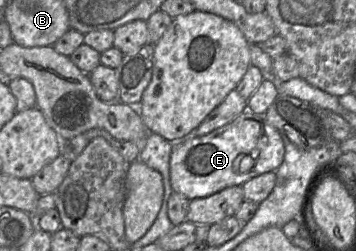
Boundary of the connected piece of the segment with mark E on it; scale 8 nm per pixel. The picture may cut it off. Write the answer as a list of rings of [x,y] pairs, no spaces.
[[[248,109],[230,123],[204,135],[190,136],[173,144],[170,157],[170,182],[173,192],[184,195],[189,200],[204,198],[227,187],[243,185],[248,180],[266,172],[276,171],[282,164],[285,147],[280,132],[270,126],[262,114]]]

